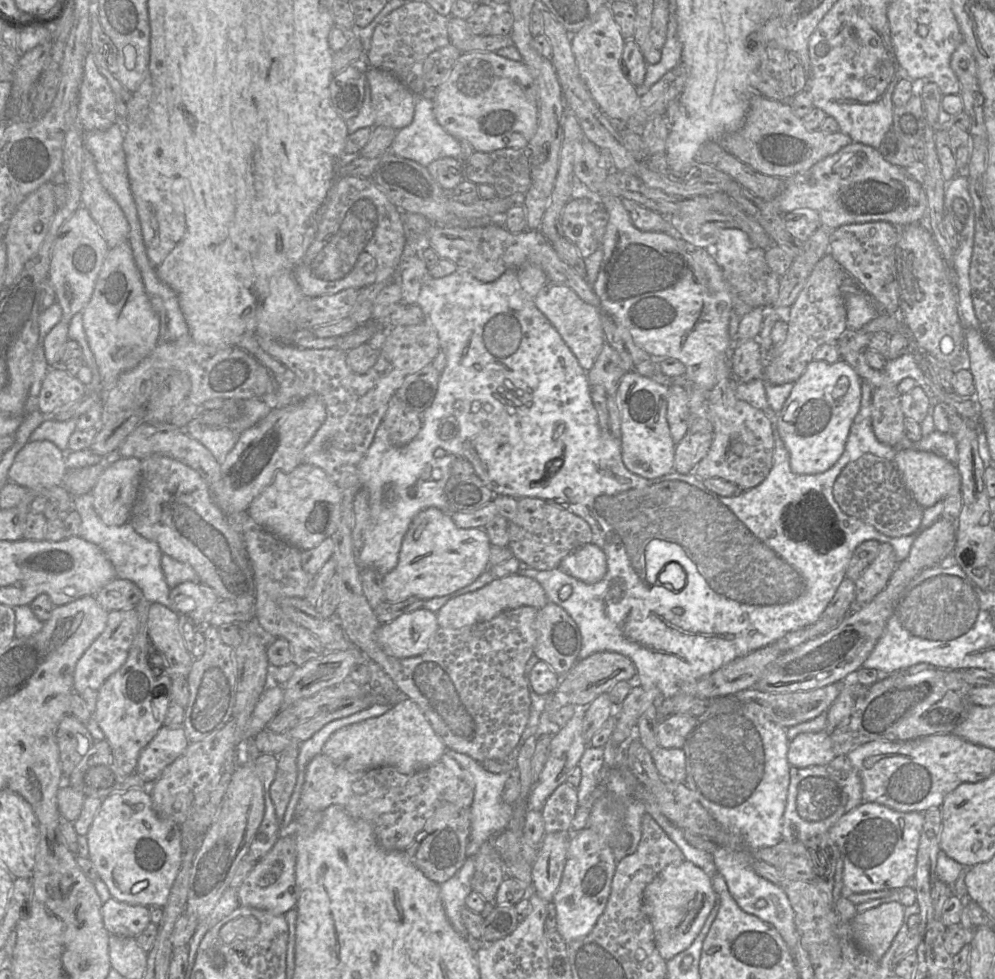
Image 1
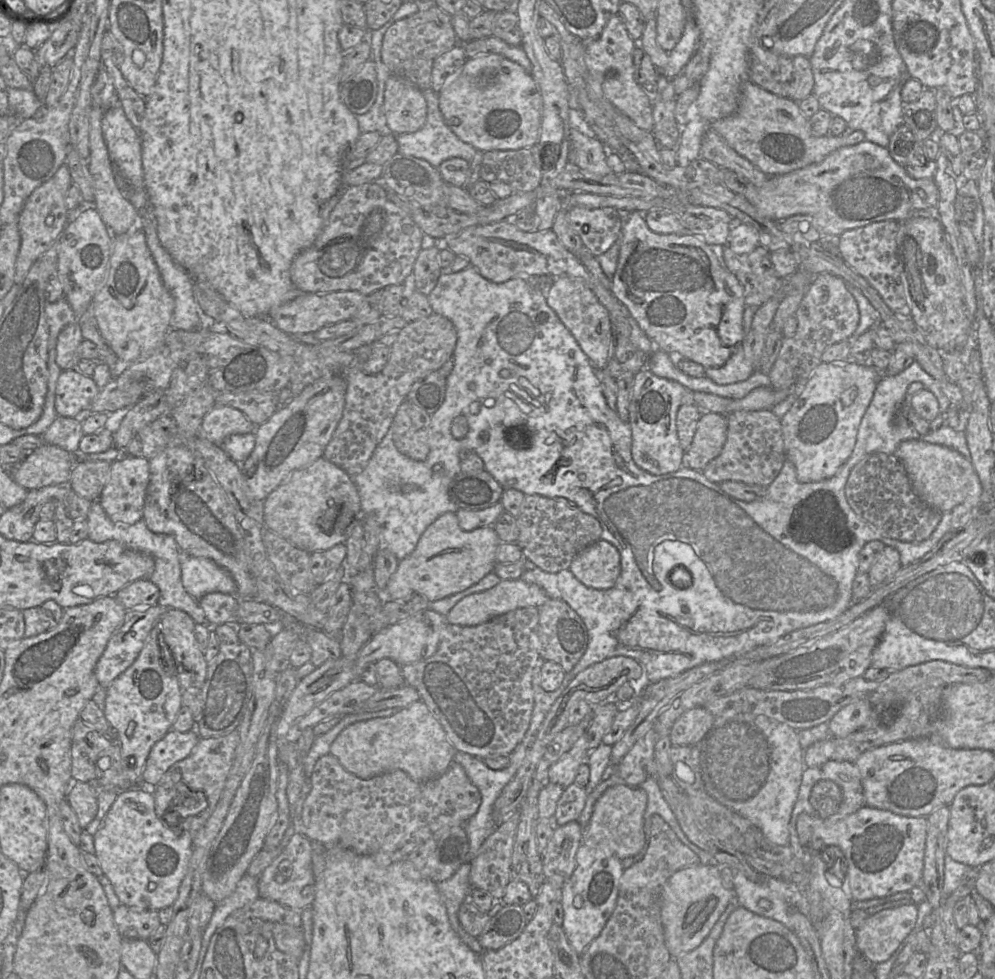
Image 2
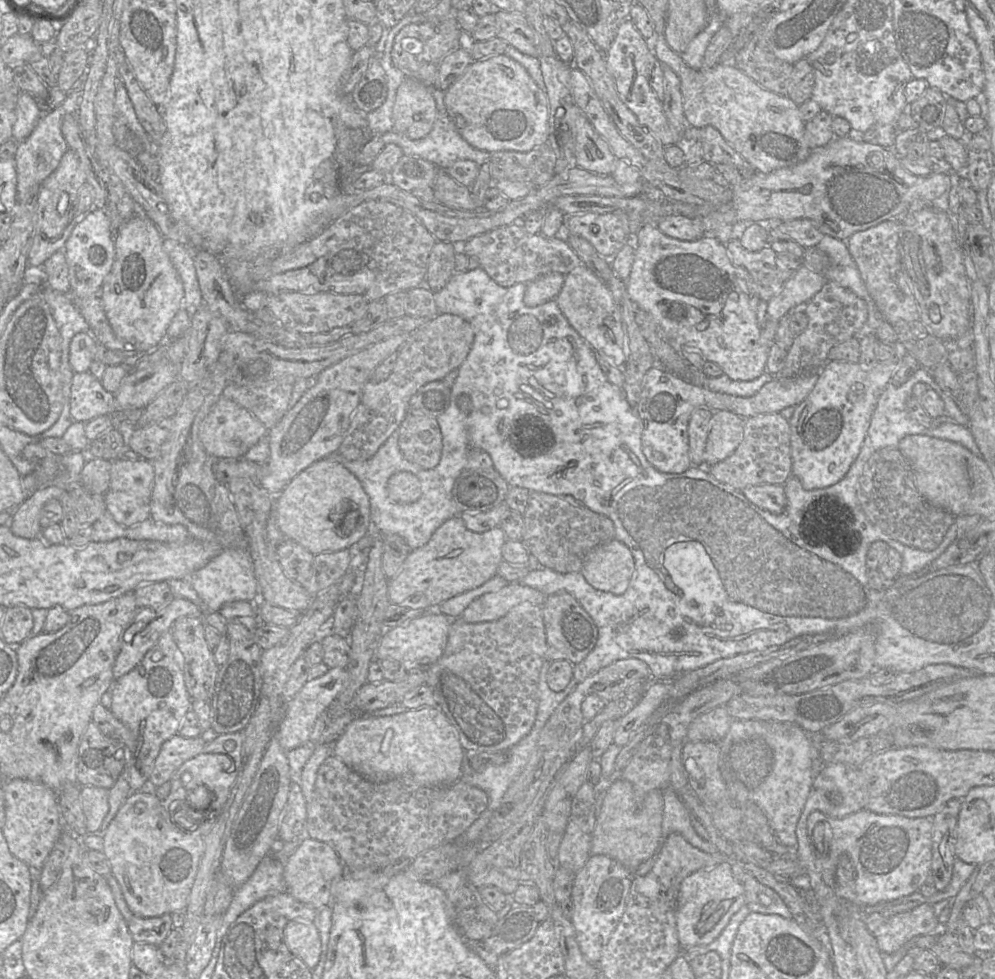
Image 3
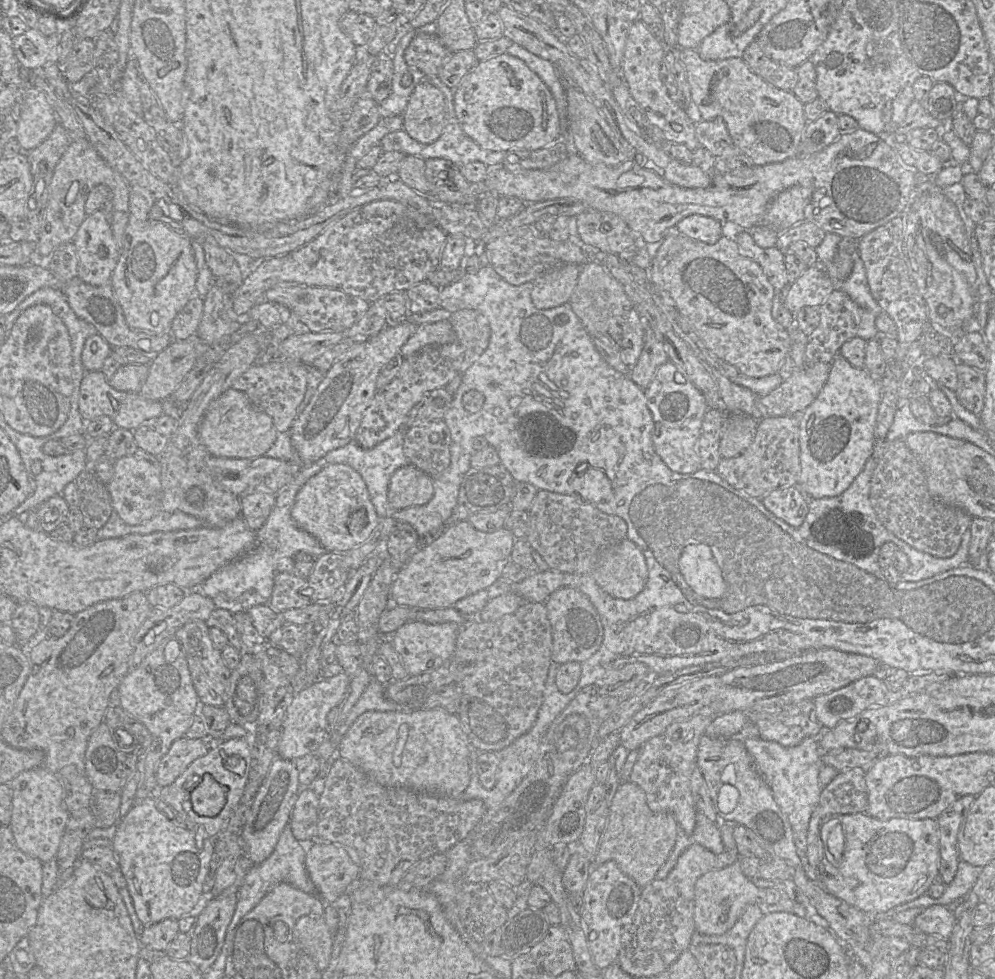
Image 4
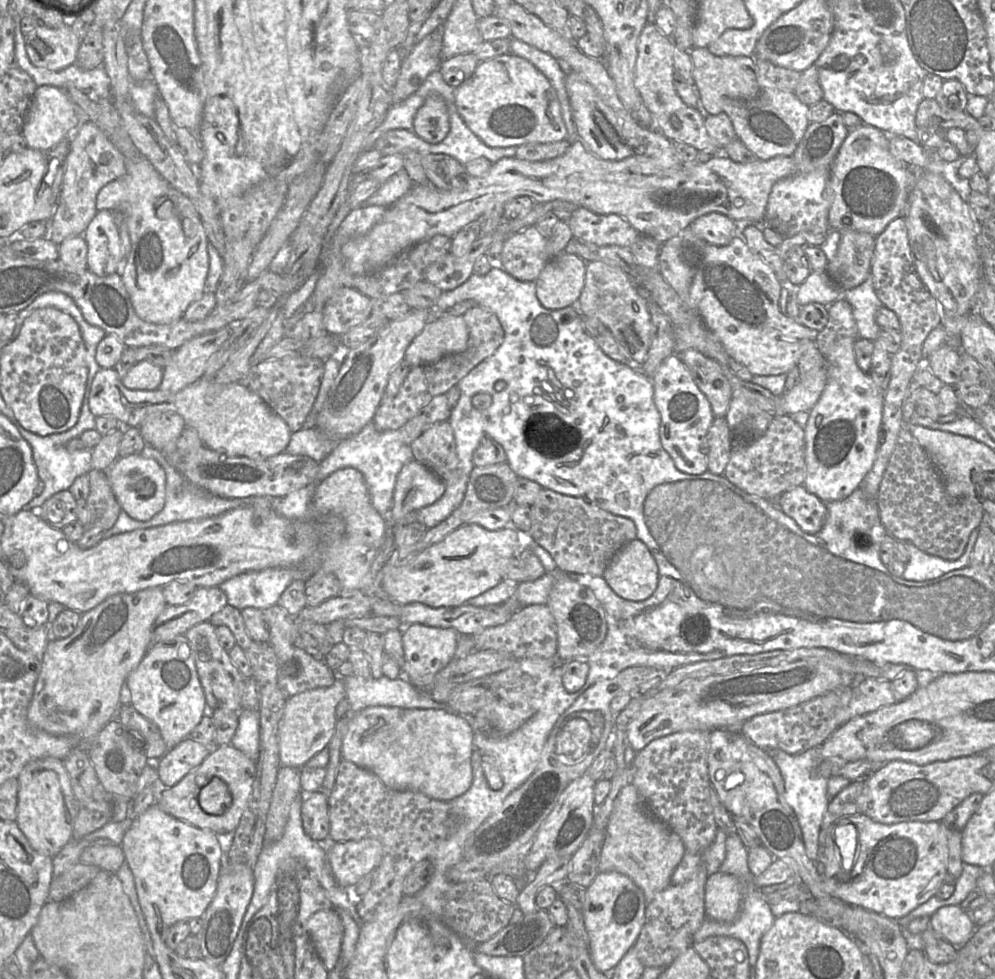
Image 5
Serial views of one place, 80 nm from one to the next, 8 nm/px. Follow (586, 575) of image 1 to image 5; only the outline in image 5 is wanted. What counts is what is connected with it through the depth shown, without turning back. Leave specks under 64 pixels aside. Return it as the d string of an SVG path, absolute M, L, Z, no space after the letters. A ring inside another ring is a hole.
M635 539L613 555L602 577L619 597L643 601L655 592L659 573L649 548Z

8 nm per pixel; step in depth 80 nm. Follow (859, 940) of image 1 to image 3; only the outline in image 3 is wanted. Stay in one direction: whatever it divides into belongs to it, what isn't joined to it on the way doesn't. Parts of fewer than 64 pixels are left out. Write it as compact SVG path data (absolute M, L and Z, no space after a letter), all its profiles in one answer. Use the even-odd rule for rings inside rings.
M931 904L885 917L886 923L873 934L882 954L892 954L918 936L939 934L945 930Z

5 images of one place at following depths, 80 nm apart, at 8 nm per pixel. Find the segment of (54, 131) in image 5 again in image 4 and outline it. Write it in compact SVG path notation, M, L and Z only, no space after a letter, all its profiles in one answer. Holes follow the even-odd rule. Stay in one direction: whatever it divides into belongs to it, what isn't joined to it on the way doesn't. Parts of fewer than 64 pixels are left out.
M33 86L25 87L16 139L22 152L39 146L59 124L45 94Z

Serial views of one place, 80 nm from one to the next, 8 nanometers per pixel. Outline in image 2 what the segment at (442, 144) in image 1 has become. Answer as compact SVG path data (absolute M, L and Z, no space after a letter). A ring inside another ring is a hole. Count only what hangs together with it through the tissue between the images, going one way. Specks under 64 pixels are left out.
M427 89L422 91L427 102L427 118L424 126L413 133L396 134L398 153L404 156L412 156L429 162L432 166L438 166L450 158L461 158L471 162L478 153L470 144L463 142L445 123L439 109L439 92Z

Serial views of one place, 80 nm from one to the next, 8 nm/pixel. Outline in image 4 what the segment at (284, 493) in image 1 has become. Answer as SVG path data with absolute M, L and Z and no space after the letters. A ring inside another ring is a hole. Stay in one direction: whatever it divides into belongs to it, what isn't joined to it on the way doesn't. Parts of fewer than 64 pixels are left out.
M346 464L328 465L311 477L297 493L291 516L300 528L320 542L326 552L348 552L365 543L380 521L364 480Z

